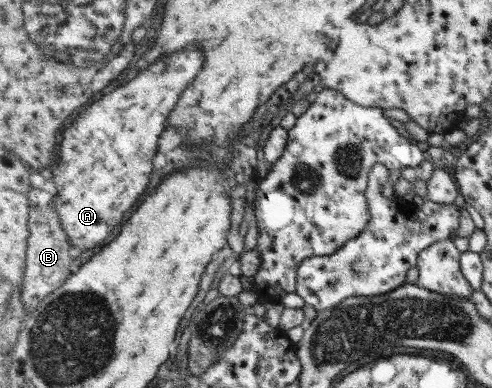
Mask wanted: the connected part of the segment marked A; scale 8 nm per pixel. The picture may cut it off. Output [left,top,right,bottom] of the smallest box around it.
[52,51,205,252]

